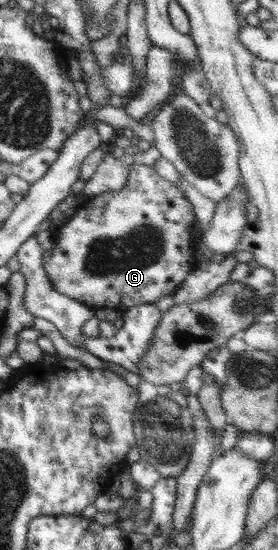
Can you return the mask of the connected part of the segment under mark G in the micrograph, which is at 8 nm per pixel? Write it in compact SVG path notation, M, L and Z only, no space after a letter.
M137 160L135 164L129 167L129 172L128 183L124 185L122 191L96 195L93 200L79 206L75 214L66 222L66 225L62 226L62 229L57 229L58 238L56 245L52 249L50 259L43 265L47 278L58 293L62 293L63 296L76 300L82 305L94 310L110 307L110 309L116 309L123 314L129 307L142 304L155 304L161 297L164 297L164 295L176 293L183 279L186 279L186 276L190 273L190 270L195 268L197 262L197 258L195 257L197 248L194 241L197 219L190 201L178 188L172 186L166 179L160 177L154 167L141 165Z

